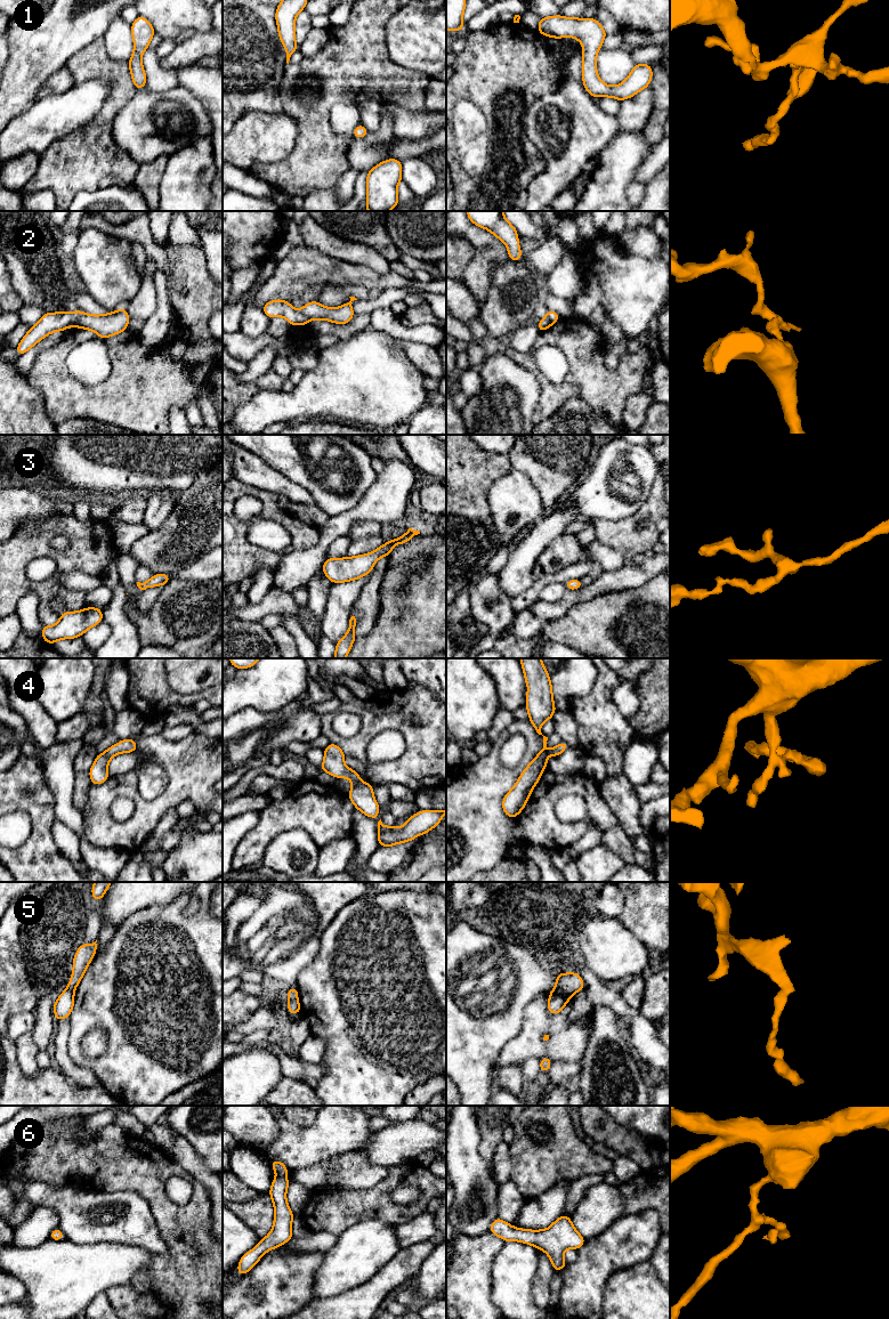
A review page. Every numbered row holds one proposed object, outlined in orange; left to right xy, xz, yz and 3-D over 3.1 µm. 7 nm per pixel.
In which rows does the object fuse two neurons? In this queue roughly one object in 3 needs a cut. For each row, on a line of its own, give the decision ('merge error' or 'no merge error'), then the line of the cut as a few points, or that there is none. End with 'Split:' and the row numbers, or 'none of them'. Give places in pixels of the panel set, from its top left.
1: no merge error | no cut
2: merge error | xy (85, 314), (74, 325)
3: no merge error | no cut
4: no merge error | no cut
5: no merge error | no cut
6: no merge error | no cut
Split: 2

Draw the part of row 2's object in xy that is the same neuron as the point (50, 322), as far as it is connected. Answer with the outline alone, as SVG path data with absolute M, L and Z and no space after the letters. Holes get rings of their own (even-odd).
M78 309L75 313L66 310L62 313L46 311L42 318L27 331L19 345L16 347L17 356L25 354L46 335L56 331L64 331L70 326L75 326L75 323L81 318L84 313Z

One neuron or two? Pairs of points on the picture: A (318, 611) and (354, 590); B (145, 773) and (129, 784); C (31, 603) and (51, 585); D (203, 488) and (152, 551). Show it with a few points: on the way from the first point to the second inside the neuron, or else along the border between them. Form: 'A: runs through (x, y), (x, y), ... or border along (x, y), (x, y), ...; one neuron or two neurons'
A: border along (332, 583), (321, 622), (322, 633); two neurons
B: border along (111, 775), (132, 771), (143, 796), (160, 793); two neurons
C: border along (24, 593), (37, 595), (38, 618), (42, 623); two neurons
D: runs through (199, 504), (168, 535); one neuron

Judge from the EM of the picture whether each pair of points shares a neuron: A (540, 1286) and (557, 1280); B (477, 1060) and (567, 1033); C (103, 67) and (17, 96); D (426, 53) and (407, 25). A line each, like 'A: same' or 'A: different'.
A: different
B: different
C: different
D: same

